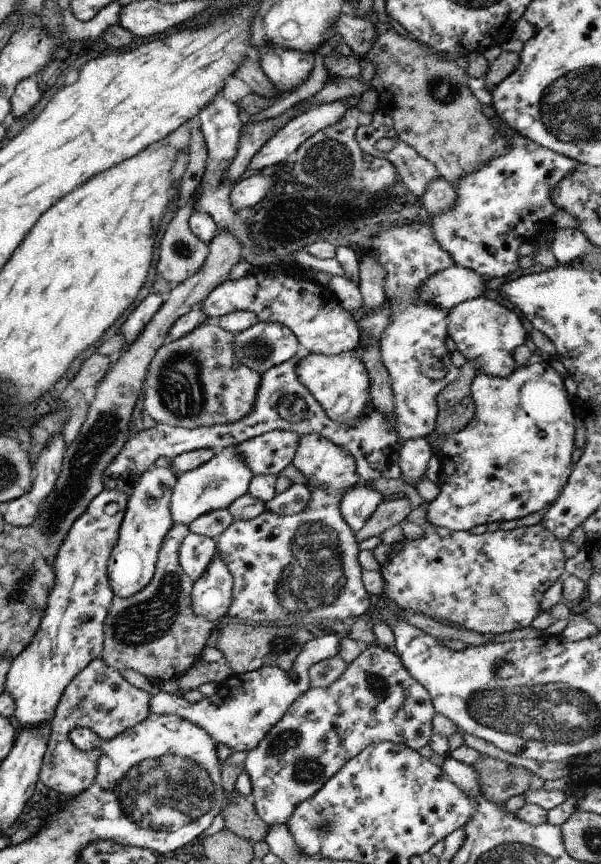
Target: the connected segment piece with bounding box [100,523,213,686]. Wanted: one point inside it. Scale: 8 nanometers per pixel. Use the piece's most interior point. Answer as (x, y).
(155, 632)

